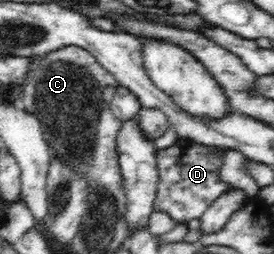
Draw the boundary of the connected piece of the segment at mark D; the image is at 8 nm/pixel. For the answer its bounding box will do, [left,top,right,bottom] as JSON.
[153,138,231,224]

